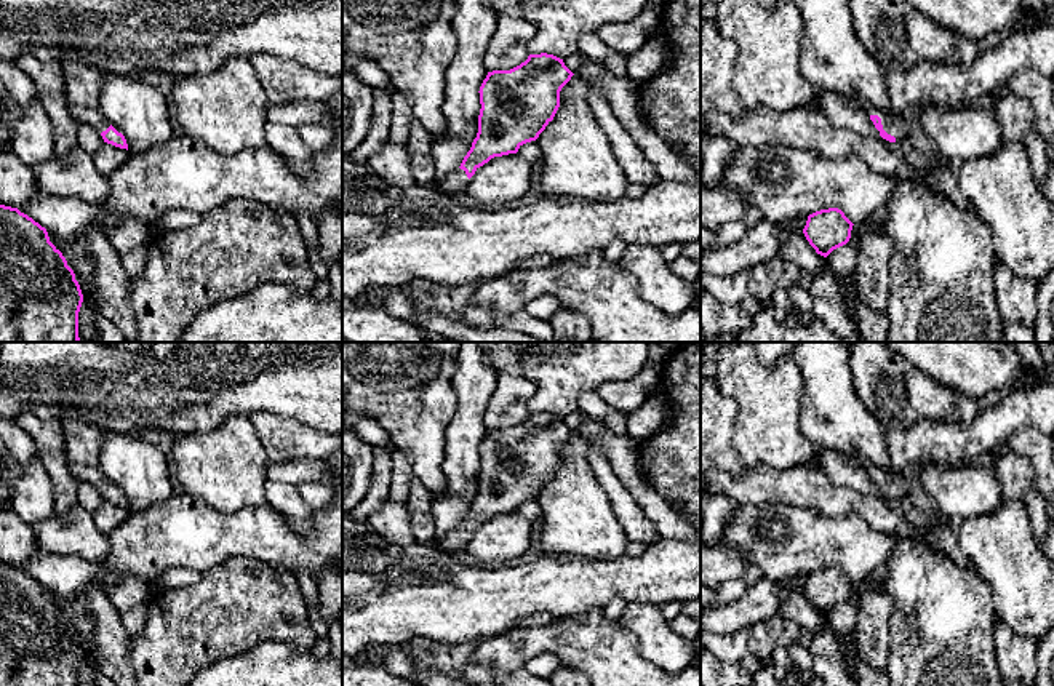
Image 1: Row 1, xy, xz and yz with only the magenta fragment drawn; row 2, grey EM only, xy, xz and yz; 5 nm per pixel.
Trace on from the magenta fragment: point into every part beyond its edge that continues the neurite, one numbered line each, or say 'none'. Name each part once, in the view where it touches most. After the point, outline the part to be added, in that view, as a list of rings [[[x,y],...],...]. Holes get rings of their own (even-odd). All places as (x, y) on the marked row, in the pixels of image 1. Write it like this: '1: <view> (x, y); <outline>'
1: yz (896, 125); [[[870,112],[870,115],[878,115],[881,118],[883,130],[894,136],[896,141],[904,141],[908,136],[908,122],[902,114],[886,115],[883,112]]]

